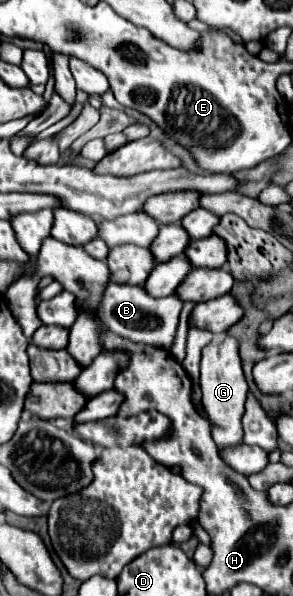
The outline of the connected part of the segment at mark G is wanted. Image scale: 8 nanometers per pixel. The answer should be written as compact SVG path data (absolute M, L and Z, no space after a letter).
M224 338L222 344L208 344L202 350L202 376L200 376L200 388L202 388L202 406L208 414L208 424L212 438L220 450L234 448L242 444L242 416L244 416L244 402L246 402L246 380L238 356L238 340Z

